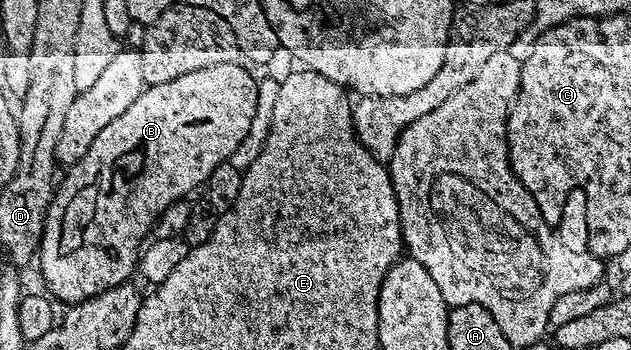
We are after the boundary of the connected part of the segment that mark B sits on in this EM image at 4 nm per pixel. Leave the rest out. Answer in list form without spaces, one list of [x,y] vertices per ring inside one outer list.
[[[233,61],[232,63],[216,63],[212,67],[204,67],[200,71],[188,71],[168,83],[159,85],[146,85],[142,94],[120,115],[117,119],[112,119],[96,139],[92,139],[92,147],[74,165],[65,170],[66,178],[57,182],[54,197],[50,201],[50,206],[44,219],[44,231],[42,232],[42,241],[38,244],[36,254],[36,265],[42,272],[42,281],[46,284],[45,292],[49,294],[55,302],[66,301],[67,306],[74,305],[84,299],[92,299],[92,295],[100,295],[100,291],[108,291],[117,285],[127,284],[131,280],[138,264],[140,250],[144,242],[151,236],[154,228],[154,221],[159,214],[172,203],[189,198],[193,189],[201,190],[205,186],[208,175],[216,171],[220,163],[230,160],[232,151],[240,147],[240,142],[244,140],[244,135],[248,135],[248,127],[252,124],[253,117],[256,116],[256,99],[258,95],[258,81],[248,70],[242,66],[242,63]]]

